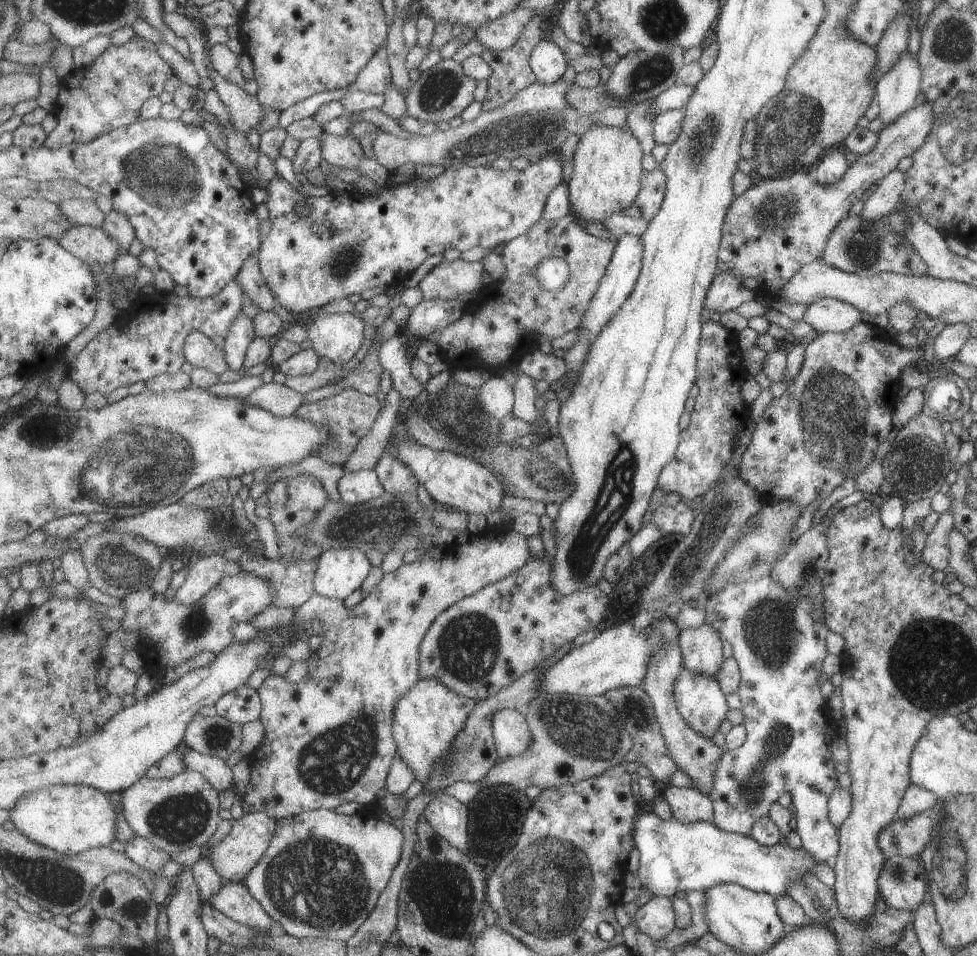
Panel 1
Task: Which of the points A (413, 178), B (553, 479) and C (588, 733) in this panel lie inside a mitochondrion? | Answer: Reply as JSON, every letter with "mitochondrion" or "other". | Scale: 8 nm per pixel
{"A":"other","B":"mitochondrion","C":"mitochondrion"}

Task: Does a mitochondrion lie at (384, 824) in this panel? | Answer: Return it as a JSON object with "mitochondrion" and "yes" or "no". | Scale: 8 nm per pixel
{"mitochondrion":"no"}

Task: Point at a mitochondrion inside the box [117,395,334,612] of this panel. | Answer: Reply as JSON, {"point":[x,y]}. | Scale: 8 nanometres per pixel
{"point":[176,511]}

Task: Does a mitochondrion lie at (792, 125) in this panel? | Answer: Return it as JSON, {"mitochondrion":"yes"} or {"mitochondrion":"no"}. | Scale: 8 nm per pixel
{"mitochondrion":"yes"}

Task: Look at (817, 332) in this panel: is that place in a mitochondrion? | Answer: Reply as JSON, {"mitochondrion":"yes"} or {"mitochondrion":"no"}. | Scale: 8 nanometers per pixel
{"mitochondrion":"no"}

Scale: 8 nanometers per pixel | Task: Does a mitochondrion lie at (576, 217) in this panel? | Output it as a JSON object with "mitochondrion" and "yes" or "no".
{"mitochondrion":"no"}

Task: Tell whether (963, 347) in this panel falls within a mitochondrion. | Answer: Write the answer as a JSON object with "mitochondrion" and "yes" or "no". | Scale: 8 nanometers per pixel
{"mitochondrion":"no"}

